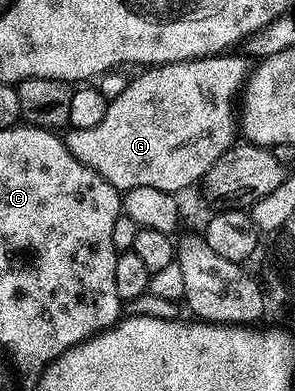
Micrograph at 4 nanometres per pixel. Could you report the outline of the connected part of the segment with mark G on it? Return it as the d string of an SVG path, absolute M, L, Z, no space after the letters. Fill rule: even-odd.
M227 51L212 57L195 57L193 61L177 61L167 65L143 68L139 72L142 73L139 77L131 76L129 78L127 86L124 87L124 91L120 92L120 95L108 101L104 111L104 119L100 119L100 123L96 123L96 127L70 129L65 134L66 146L76 155L76 159L80 159L82 163L100 174L108 183L112 183L112 187L116 190L125 191L127 189L135 189L136 187L156 187L156 191L164 191L165 193L173 193L175 195L181 194L181 189L186 189L189 185L196 184L197 181L199 184L205 178L206 172L212 167L212 163L216 163L216 159L220 159L220 155L224 155L224 151L232 148L236 143L236 138L239 136L240 113L236 106L239 104L240 94L243 92L248 78L251 76L252 65L250 69L249 63L244 58L237 57L236 54L237 52Z

